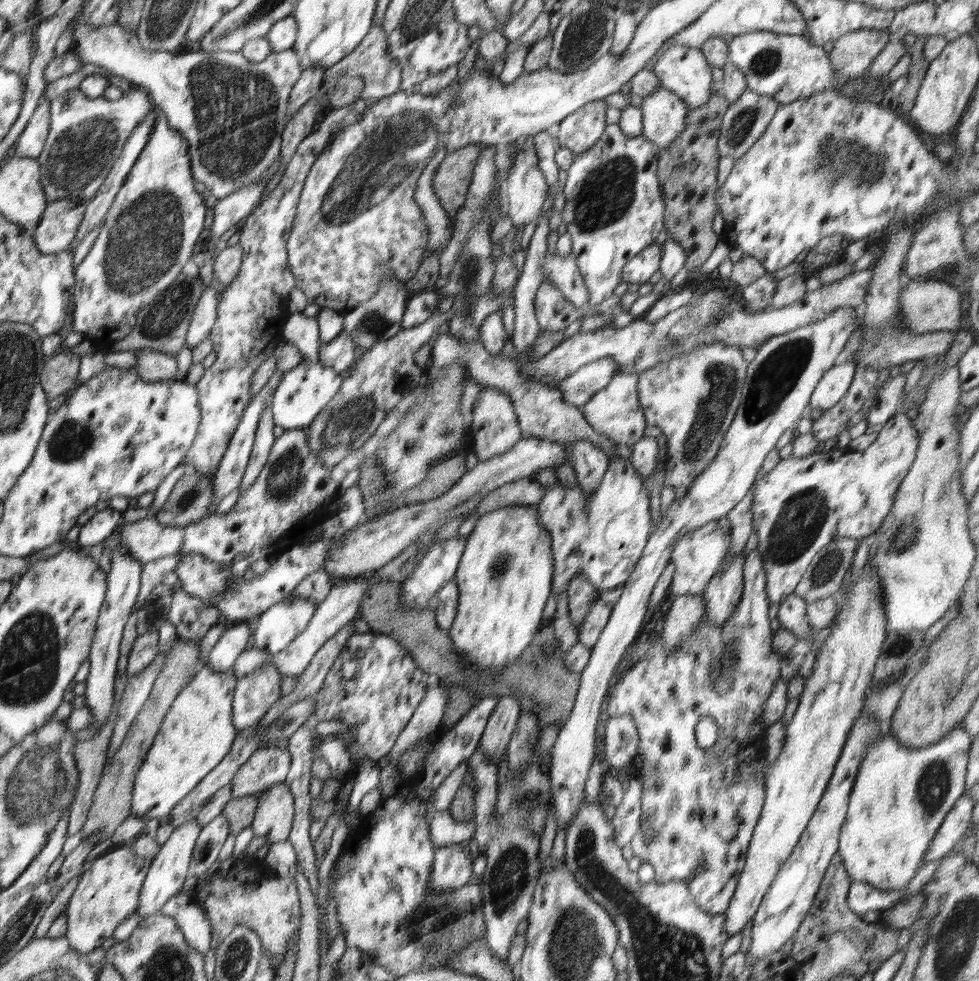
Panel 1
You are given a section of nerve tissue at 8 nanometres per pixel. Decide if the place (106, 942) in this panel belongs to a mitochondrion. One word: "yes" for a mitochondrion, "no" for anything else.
no

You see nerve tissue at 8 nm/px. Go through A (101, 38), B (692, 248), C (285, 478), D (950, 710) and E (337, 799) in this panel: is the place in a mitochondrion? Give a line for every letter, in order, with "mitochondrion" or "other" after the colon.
A: other
B: other
C: mitochondrion
D: other
E: other

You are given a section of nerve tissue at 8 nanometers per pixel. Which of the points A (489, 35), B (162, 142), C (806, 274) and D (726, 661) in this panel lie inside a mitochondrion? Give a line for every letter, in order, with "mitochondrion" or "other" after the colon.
A: other
B: other
C: other
D: mitochondrion

